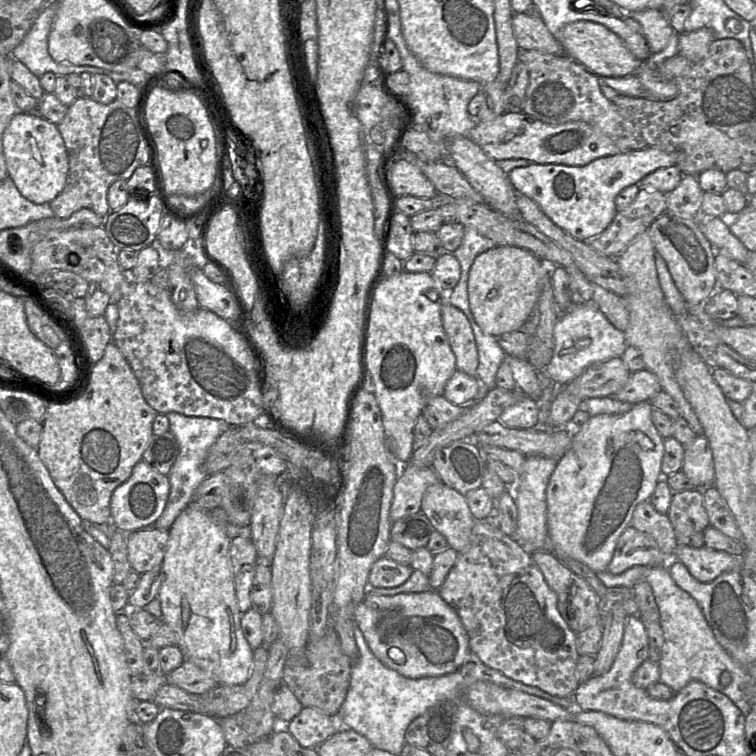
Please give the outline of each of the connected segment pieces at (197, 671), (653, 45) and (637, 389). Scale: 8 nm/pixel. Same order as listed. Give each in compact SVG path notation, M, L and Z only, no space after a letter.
M187 659L179 667L166 674L166 680L167 684L194 695L203 694L217 685L204 670Z
M645 9L628 14L640 25L651 53L660 52L666 47L673 34L673 28L662 10Z
M644 368L631 373L627 383L612 397L620 401L636 404L649 401L652 396L661 390L657 376Z

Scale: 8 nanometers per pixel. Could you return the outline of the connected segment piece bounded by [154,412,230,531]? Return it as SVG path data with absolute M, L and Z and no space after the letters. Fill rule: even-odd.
M176 412L167 413L166 416L169 419L169 431L174 435L178 443L179 453L167 475L170 483L170 492L166 506L154 525L156 528L169 531L175 519L193 501L199 485L207 478L208 475L205 472L206 456L211 446L221 434L230 428L230 425L224 420L185 416Z

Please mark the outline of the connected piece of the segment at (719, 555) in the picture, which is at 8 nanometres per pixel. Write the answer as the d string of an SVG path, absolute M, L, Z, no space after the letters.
M677 545L674 557L687 567L695 579L703 583L709 583L725 572L742 568L741 557L706 546L692 548L687 545Z

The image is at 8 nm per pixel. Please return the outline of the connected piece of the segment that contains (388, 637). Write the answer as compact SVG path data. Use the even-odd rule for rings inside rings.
M434 589L394 596L367 594L356 605L353 619L375 657L408 678L452 673L470 651L469 638L458 614Z

